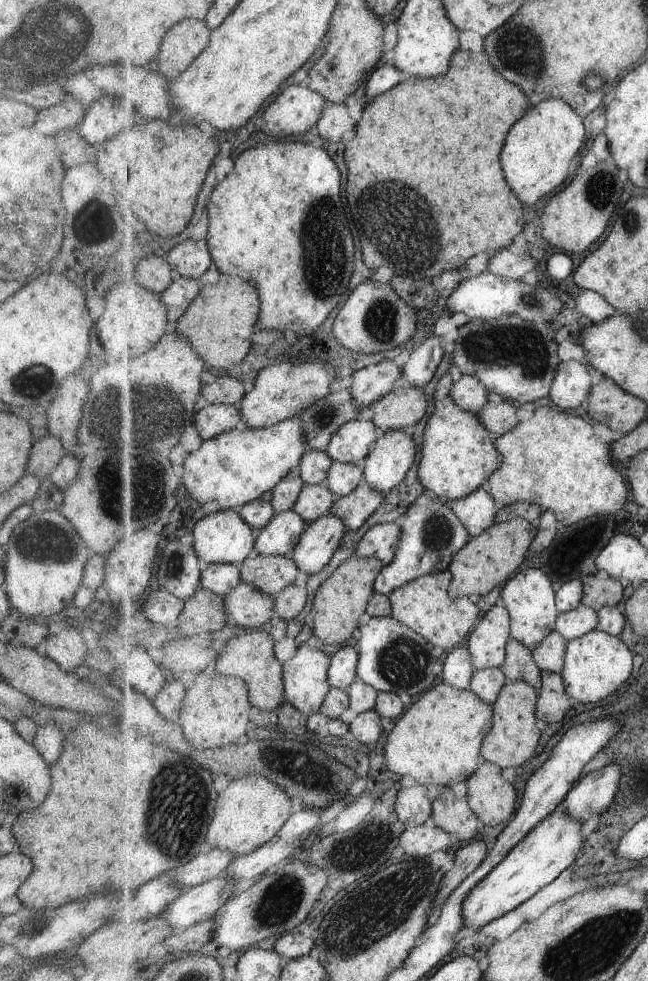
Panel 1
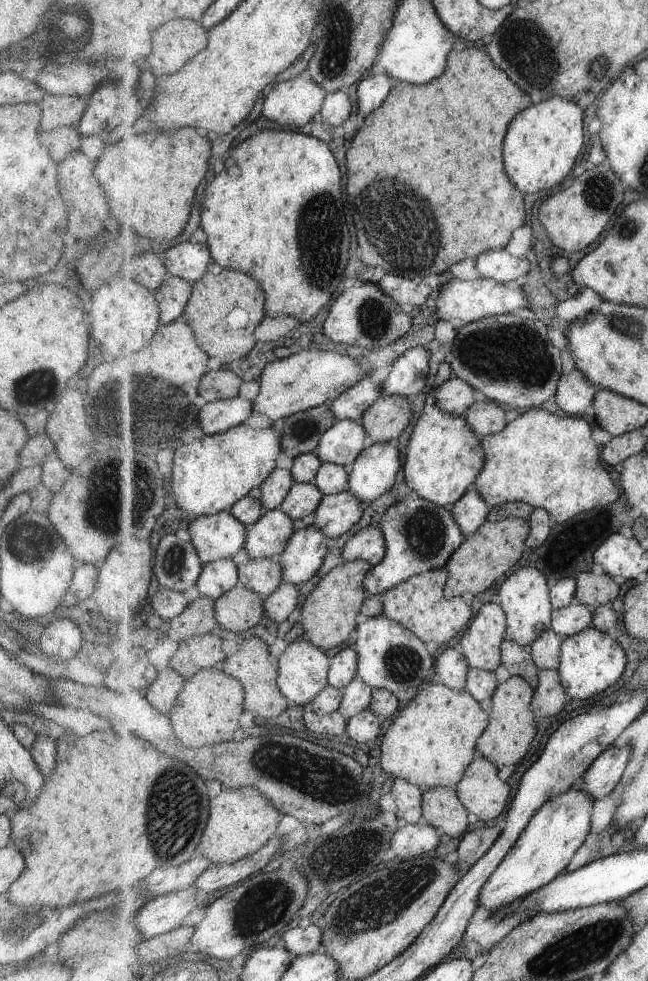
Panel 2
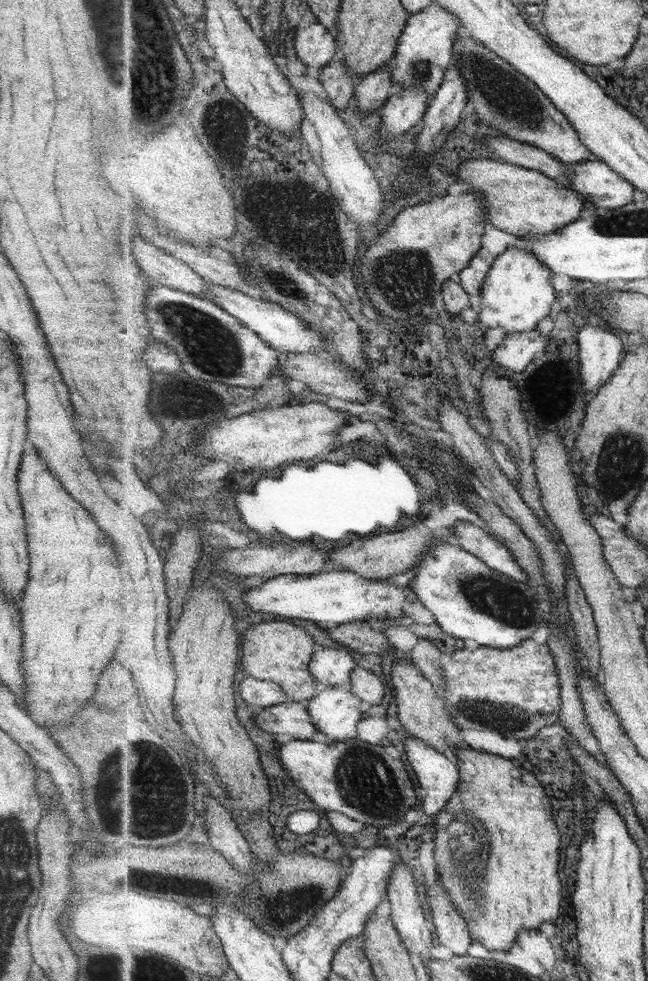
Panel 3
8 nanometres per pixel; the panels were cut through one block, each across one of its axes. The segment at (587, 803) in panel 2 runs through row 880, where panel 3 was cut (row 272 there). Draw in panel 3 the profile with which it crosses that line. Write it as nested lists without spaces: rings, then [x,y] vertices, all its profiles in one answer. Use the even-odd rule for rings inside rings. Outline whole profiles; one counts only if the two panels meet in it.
[[[509,247],[497,257],[493,268],[481,290],[481,307],[478,320],[487,329],[500,328],[506,335],[515,332],[530,332],[539,322],[549,316],[551,306],[557,302],[557,291],[553,287],[553,271],[537,259],[531,250]]]

